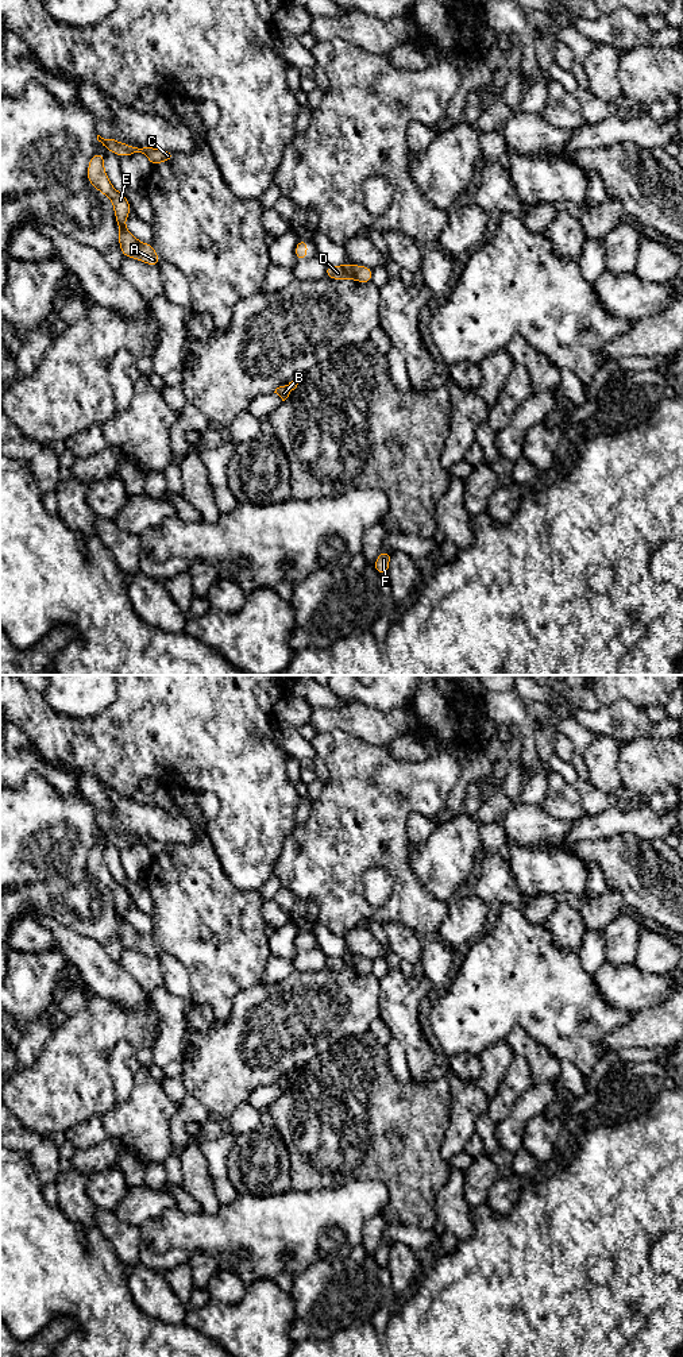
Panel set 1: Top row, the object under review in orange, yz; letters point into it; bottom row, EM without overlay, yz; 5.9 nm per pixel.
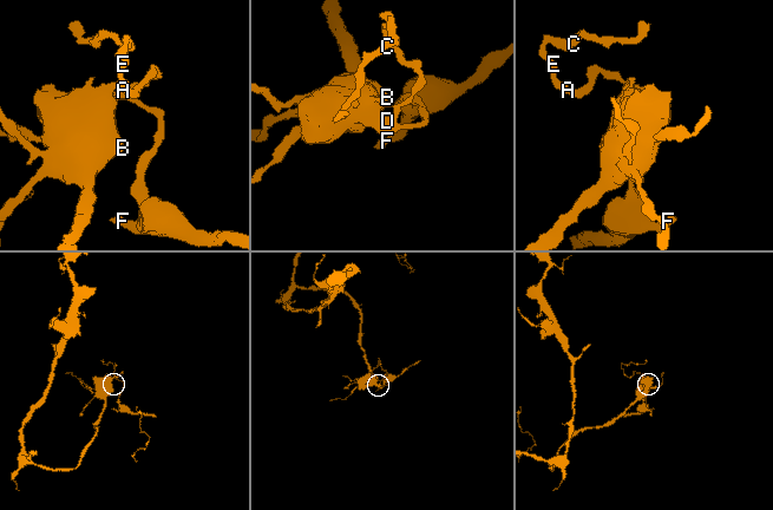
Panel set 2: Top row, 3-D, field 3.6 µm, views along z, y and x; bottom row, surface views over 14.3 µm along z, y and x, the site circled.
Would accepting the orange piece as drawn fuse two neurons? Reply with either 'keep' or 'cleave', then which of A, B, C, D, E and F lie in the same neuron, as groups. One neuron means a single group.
cleave; groups A C D E F / B

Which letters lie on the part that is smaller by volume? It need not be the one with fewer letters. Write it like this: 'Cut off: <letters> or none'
Cut off: A, C, D, E, F

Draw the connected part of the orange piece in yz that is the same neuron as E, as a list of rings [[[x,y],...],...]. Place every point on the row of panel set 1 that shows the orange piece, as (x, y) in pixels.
[[[94,153],[92,155],[86,171],[86,180],[112,201],[115,219],[119,227],[119,247],[123,255],[158,267],[159,254],[155,252],[153,243],[142,243],[127,230],[126,220],[132,208],[126,194],[117,192],[111,184],[104,169],[104,161],[105,158],[103,154]]]

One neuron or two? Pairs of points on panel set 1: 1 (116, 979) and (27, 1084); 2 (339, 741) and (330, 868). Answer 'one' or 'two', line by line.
1: two
2: one

